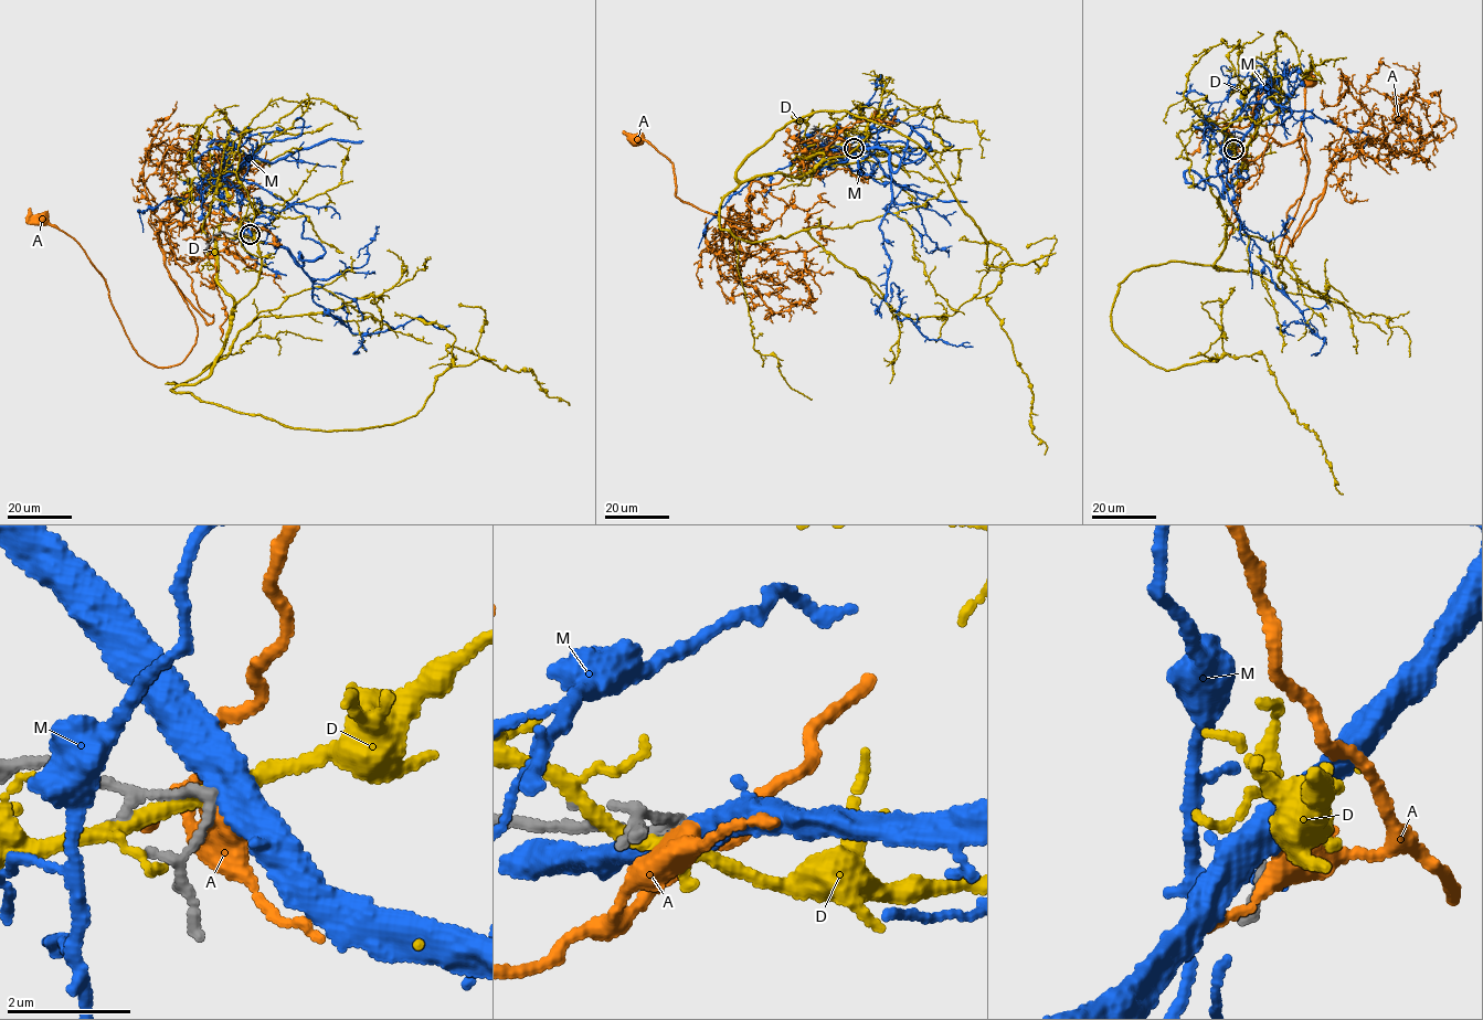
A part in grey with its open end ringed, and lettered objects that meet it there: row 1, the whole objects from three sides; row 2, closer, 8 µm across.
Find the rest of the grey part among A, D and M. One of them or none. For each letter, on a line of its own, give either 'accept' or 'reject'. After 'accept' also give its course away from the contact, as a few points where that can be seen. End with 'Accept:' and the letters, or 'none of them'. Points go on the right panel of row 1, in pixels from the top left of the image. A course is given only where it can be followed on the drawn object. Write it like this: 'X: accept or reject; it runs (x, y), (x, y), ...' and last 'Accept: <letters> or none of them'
A: reject
D: reject
M: reject
Accept: none of them

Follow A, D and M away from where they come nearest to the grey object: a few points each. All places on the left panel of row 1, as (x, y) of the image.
A: (250, 234), (215, 253), (167, 225), (213, 320), (170, 276), (196, 343), (155, 367), (39, 219)
D: (246, 234), (216, 241), (224, 348), (170, 391), (379, 426), (422, 408), (451, 346), (569, 404)
M: (250, 234), (288, 250), (311, 282), (313, 300), (355, 333), (398, 328), (416, 317), (435, 326), (449, 325)

